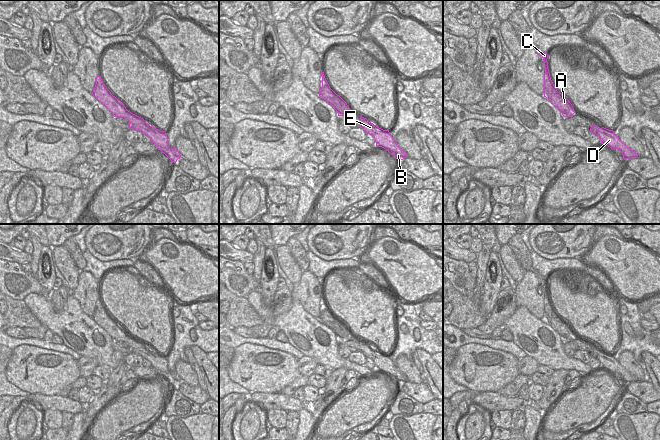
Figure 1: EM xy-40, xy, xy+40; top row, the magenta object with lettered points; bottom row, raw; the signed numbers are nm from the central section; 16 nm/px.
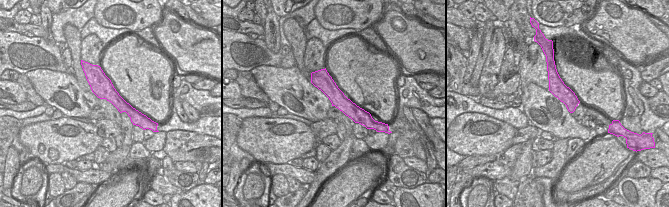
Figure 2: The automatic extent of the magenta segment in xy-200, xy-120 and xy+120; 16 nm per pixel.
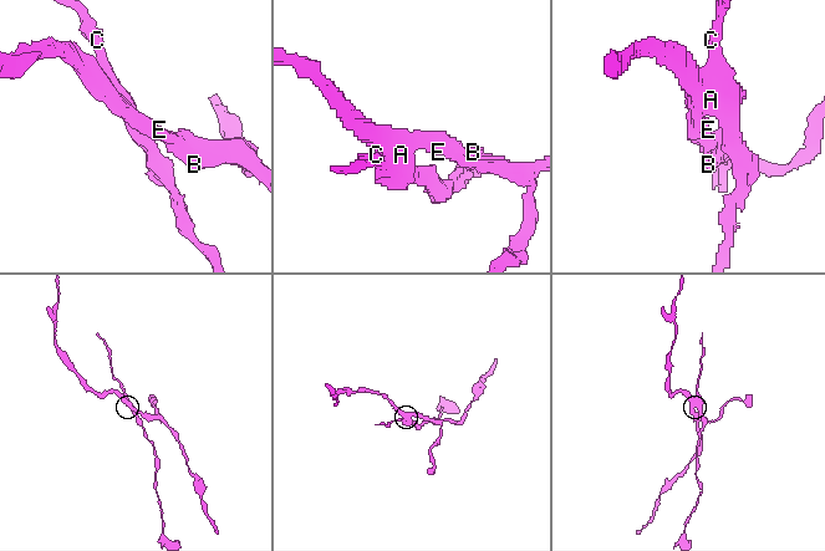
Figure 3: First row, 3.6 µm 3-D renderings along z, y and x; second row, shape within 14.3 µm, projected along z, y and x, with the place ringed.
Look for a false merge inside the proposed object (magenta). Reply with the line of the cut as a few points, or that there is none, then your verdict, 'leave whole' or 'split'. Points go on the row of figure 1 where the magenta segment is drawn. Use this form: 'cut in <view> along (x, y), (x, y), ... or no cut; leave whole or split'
cut in xy along (335, 93), (328, 102); split

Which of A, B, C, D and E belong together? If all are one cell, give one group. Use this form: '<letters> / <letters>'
A C / B D E

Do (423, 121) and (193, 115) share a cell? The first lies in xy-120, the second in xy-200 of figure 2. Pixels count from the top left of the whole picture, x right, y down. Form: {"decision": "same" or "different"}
{"decision": "same"}

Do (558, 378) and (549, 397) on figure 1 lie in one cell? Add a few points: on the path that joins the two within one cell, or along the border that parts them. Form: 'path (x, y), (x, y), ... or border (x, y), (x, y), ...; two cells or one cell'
path (556, 383), (555, 389), (552, 392); one cell

